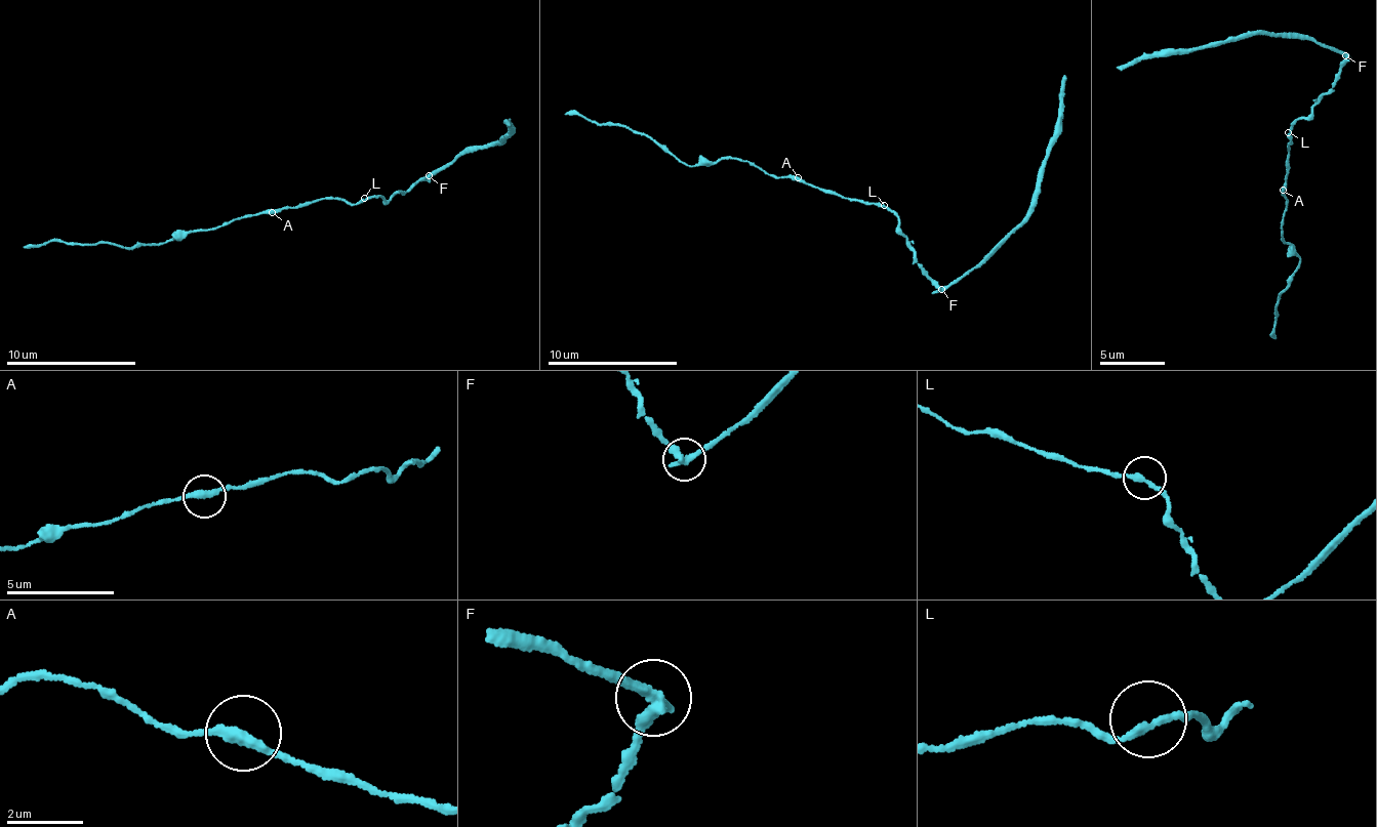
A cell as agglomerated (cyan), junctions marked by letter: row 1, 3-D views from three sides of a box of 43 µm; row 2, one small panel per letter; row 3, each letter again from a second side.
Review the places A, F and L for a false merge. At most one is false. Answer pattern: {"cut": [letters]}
{"cut": ["F"]}

